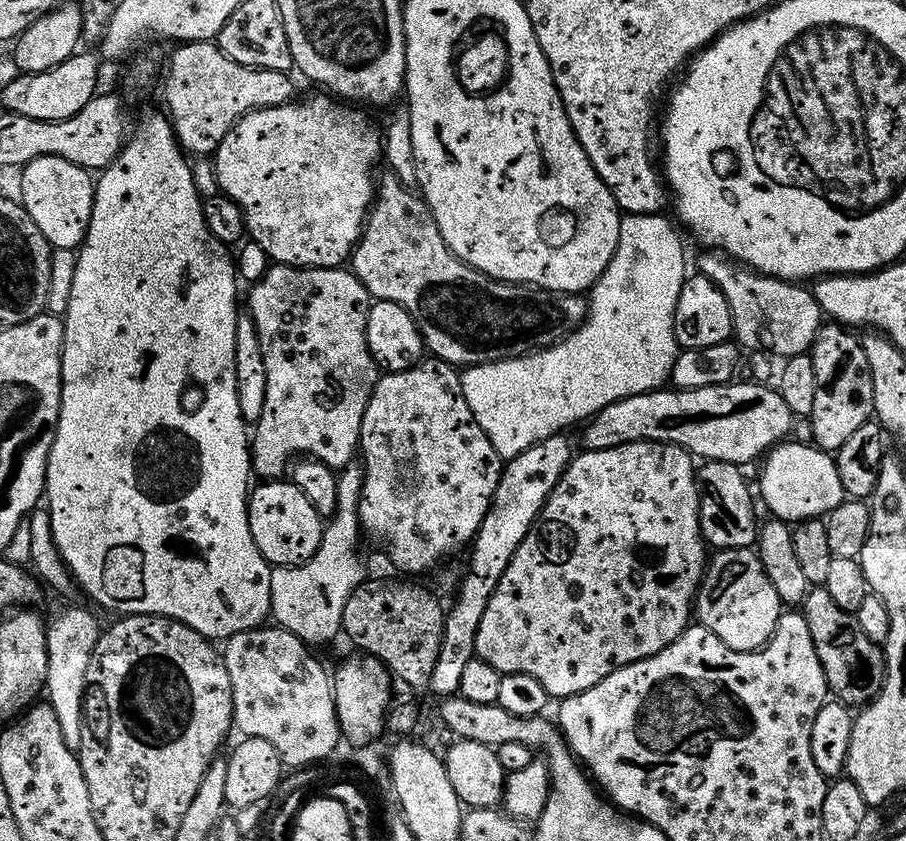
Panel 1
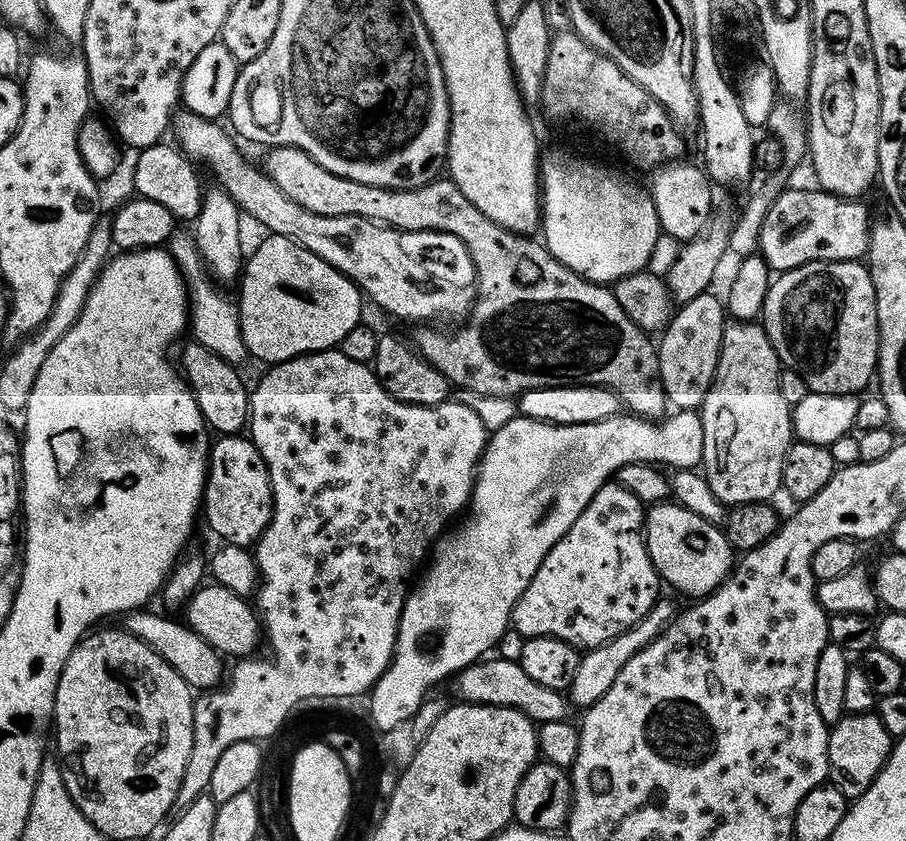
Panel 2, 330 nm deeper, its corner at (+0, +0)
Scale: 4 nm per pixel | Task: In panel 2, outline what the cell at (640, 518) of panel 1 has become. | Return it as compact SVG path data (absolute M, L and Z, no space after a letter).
M615 482L602 485L594 498L590 498L586 510L578 514L574 526L570 526L546 554L534 578L530 578L526 590L512 608L511 627L525 638L553 636L574 645L577 650L587 650L610 642L610 638L637 624L662 596L662 581L650 562L644 541L645 511L645 505L622 485Z

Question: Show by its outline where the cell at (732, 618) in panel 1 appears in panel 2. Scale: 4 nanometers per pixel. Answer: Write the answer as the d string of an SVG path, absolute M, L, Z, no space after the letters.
M677 502L651 505L644 513L644 541L650 562L661 581L688 598L703 598L716 591L732 574L734 549L723 527L711 524Z

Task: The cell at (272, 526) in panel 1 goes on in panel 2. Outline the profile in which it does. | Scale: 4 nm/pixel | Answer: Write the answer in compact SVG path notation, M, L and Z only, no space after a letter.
M221 435L208 453L208 481L204 484L202 520L225 544L251 549L272 521L272 483L268 463L247 435Z

